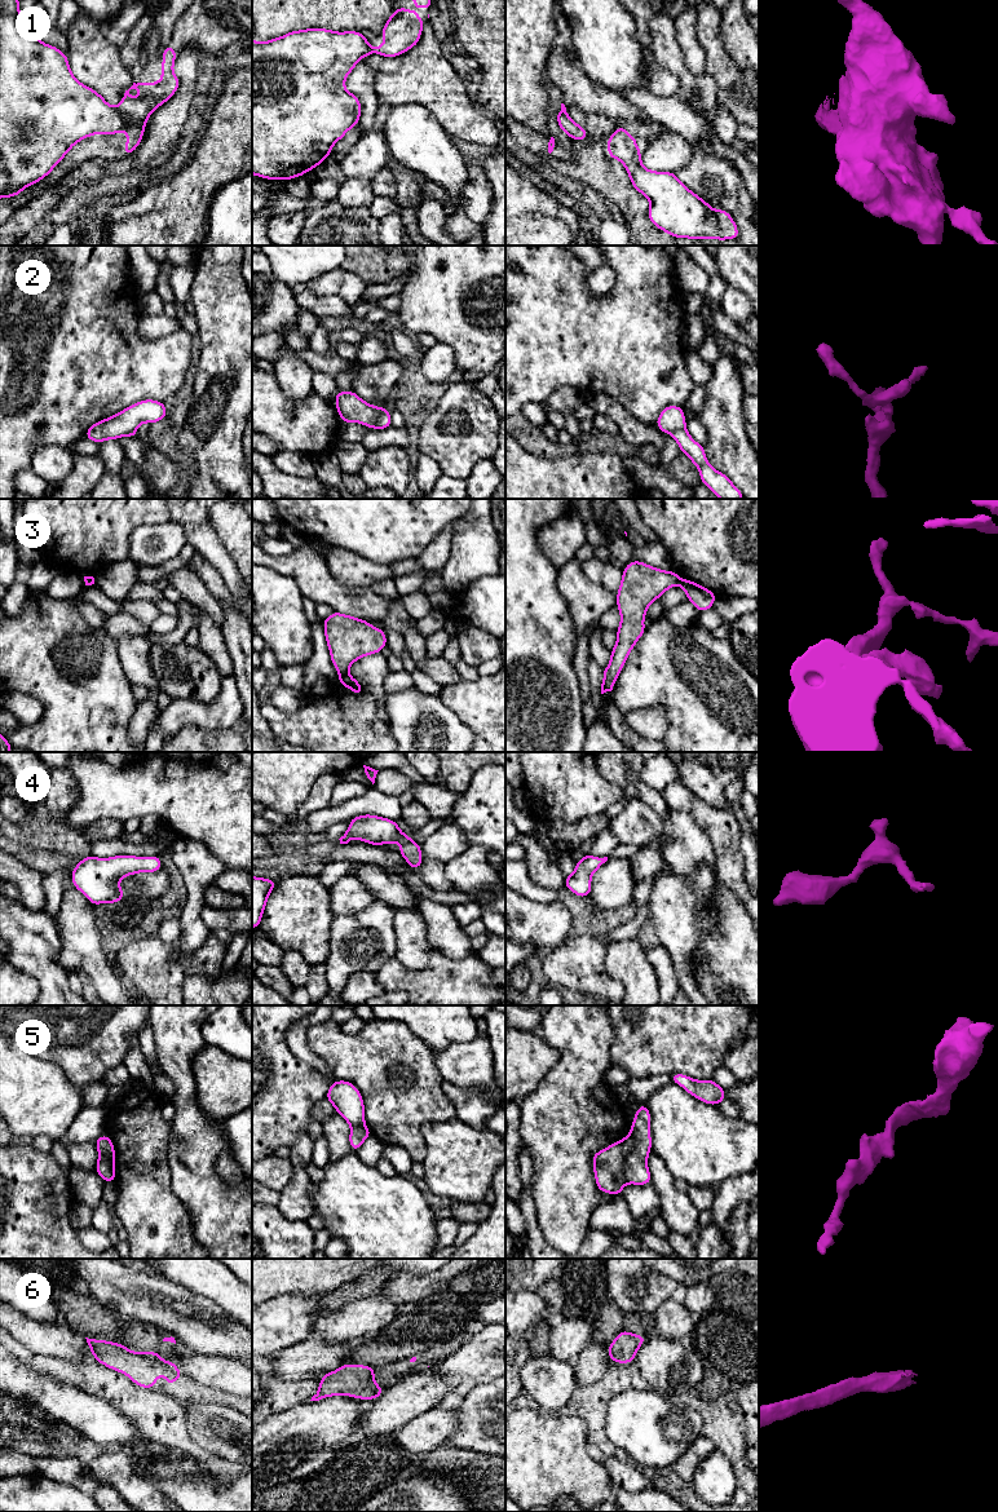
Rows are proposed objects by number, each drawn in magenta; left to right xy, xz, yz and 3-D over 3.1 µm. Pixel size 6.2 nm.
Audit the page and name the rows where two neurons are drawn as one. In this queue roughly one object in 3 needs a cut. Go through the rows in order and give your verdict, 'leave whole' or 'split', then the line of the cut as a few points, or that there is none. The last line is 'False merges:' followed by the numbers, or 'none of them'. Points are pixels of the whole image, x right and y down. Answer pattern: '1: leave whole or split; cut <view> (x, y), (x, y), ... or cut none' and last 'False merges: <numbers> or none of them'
1: split; cut xy (126, 119), (126, 124), (122, 128)
2: split; cut xz (387, 410), (372, 427)
3: split; cut xz (347, 672), (340, 675)
4: leave whole; cut none
5: split; cut yz (631, 1134), (632, 1150), (623, 1165), (626, 1181)
6: leave whole; cut none
False merges: 1, 2, 3, 5

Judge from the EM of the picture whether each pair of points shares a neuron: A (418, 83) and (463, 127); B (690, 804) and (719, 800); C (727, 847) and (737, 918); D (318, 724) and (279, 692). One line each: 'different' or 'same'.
A: same
B: different
C: different
D: different

